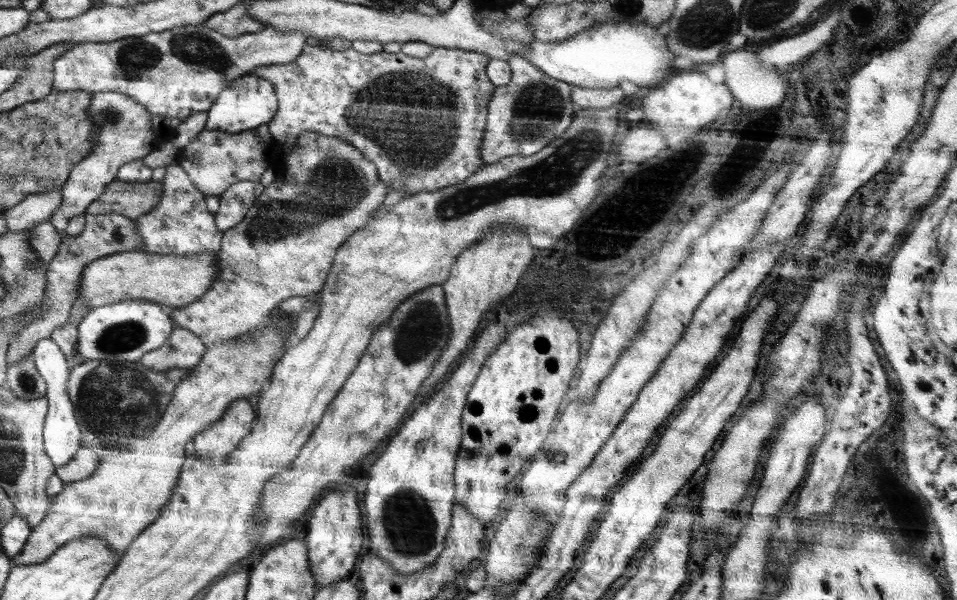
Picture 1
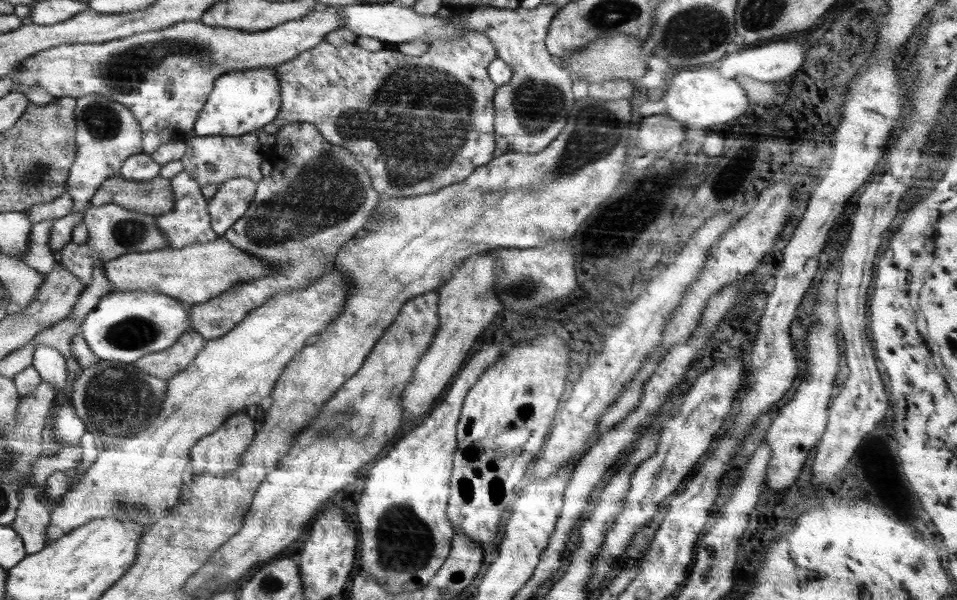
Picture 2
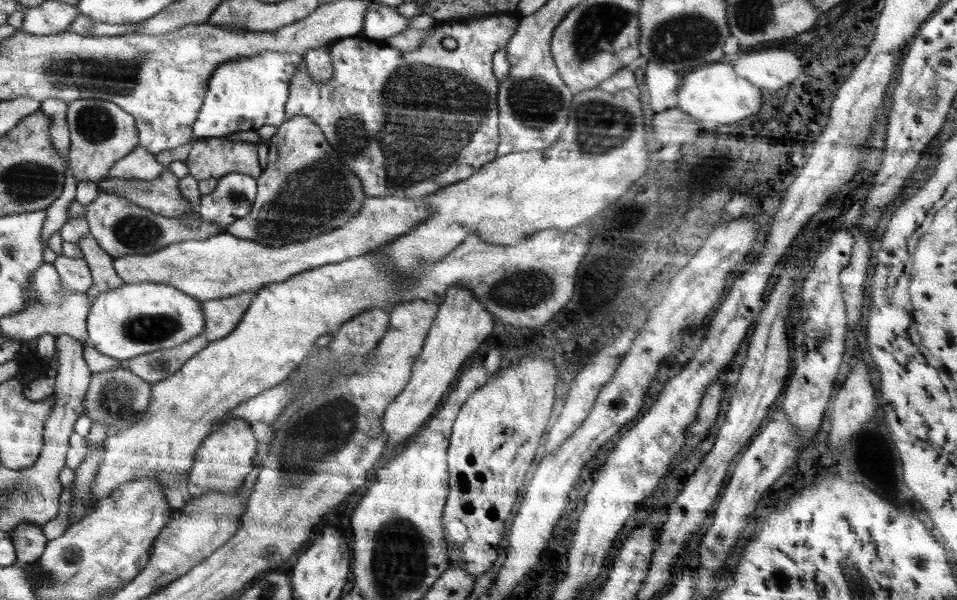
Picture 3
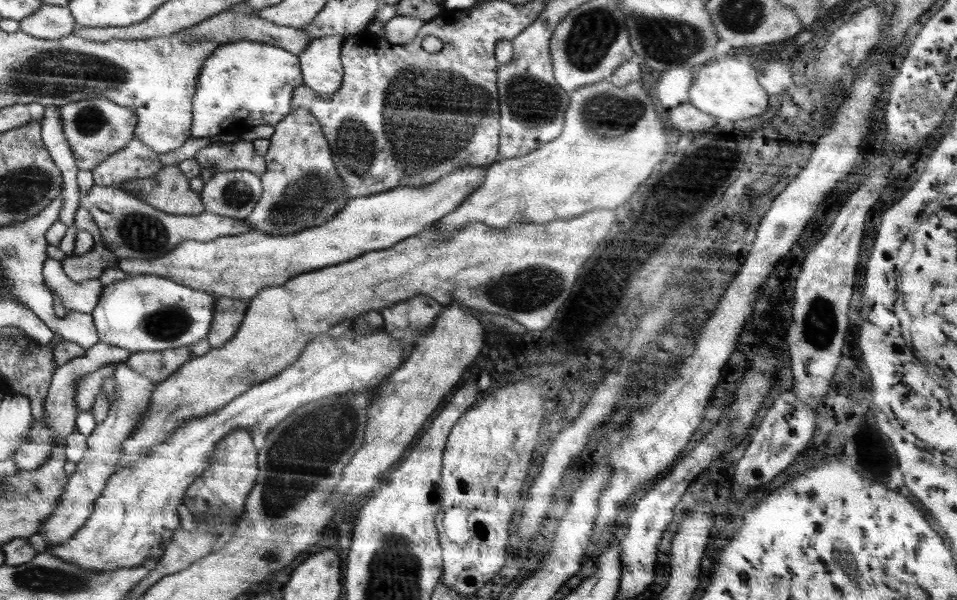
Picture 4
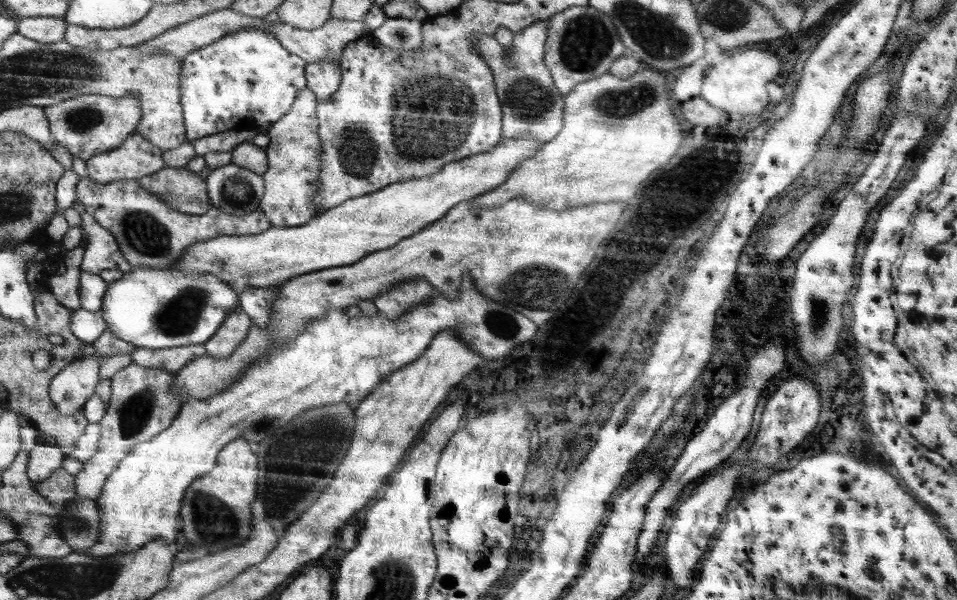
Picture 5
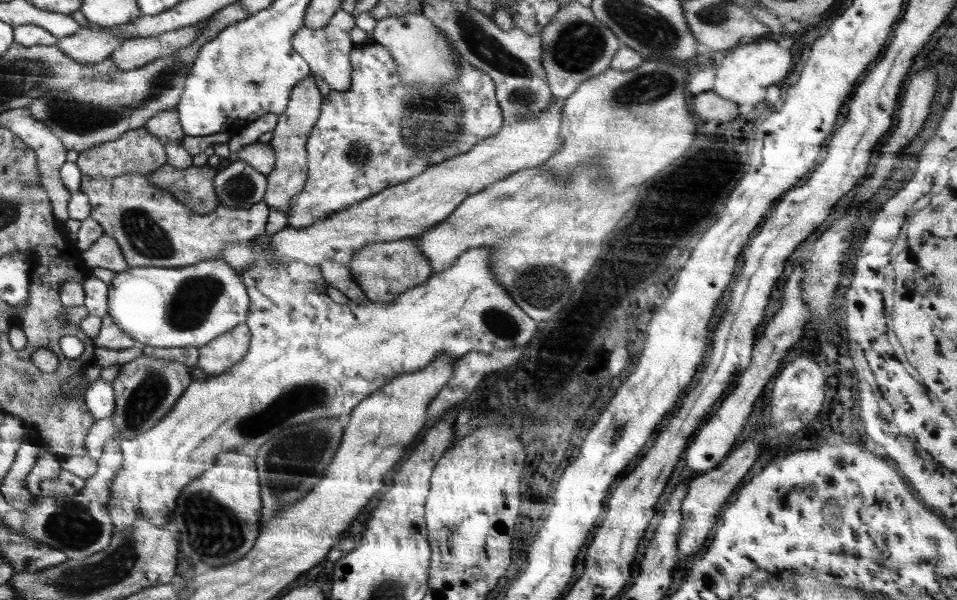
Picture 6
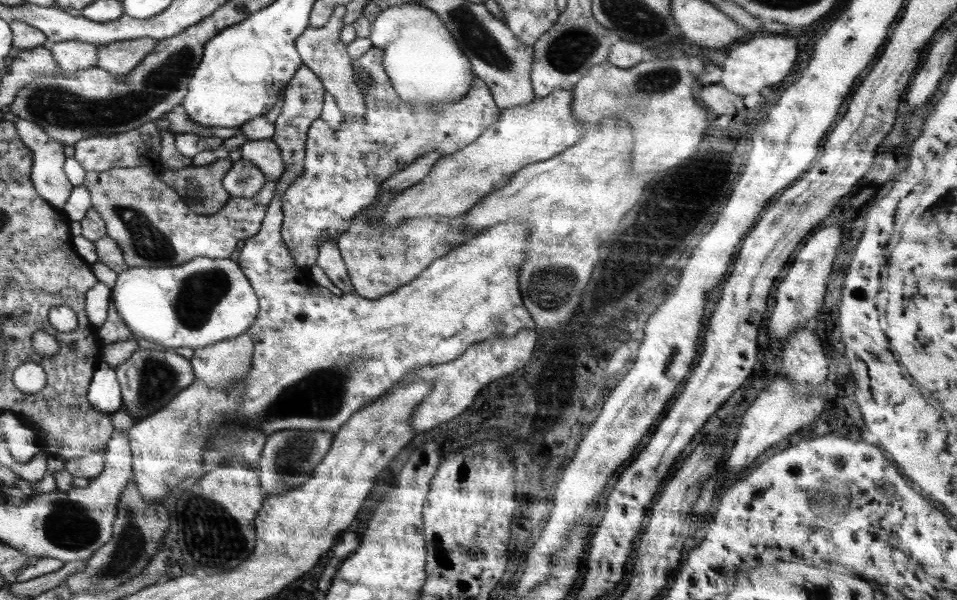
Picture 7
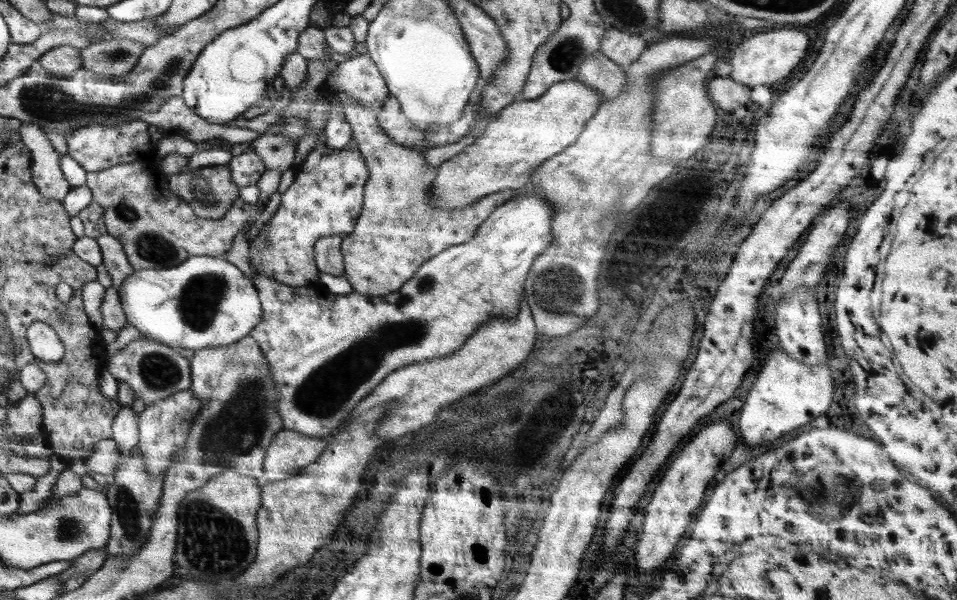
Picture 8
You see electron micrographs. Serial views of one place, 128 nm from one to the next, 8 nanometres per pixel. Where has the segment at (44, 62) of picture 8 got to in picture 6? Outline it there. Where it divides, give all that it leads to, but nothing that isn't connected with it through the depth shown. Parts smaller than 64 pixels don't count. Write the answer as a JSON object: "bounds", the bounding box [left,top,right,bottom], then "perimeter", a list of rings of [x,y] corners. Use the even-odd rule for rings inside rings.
{"bounds":[56,29,125,64],"perimeter":[[[80,29],[58,38],[56,45],[77,63],[94,64],[108,58],[125,41],[122,35],[112,37],[110,31]]]}

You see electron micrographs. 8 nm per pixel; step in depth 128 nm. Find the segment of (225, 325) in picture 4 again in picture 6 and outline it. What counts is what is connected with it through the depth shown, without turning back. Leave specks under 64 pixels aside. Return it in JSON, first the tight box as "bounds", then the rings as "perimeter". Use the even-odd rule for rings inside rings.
{"bounds":[197,323,251,376],"perimeter":[[[247,323],[239,324],[231,331],[216,336],[208,344],[198,347],[197,364],[209,376],[234,367],[246,354],[251,341],[251,332]]]}

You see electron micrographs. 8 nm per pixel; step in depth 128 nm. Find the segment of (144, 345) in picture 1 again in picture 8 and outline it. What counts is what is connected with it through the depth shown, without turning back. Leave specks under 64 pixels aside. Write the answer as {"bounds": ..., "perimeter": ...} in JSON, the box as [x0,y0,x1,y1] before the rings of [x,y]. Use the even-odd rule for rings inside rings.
{"bounds":[119,256,263,351],"perimeter":[[[191,256],[173,268],[135,271],[119,286],[119,295],[127,322],[134,325],[143,336],[169,347],[190,351],[235,343],[249,335],[263,315],[253,280],[223,256]]]}

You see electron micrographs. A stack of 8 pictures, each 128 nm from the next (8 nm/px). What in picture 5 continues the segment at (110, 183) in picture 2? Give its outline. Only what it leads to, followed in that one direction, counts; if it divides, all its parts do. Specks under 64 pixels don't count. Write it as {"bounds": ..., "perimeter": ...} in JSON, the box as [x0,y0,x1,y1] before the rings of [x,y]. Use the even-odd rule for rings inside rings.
{"bounds":[139,167,213,215],"perimeter":[[[165,167],[139,180],[140,186],[180,213],[201,215],[213,207],[206,180],[185,167]]]}

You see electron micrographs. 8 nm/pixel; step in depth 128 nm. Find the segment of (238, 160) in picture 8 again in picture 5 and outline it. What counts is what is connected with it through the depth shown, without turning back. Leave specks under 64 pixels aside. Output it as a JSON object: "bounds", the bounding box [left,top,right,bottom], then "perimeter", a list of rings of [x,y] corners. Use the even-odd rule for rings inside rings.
{"bounds":[206,163,265,216],"perimeter":[[[233,163],[208,172],[206,184],[213,207],[233,216],[256,211],[265,191],[260,175]]]}

